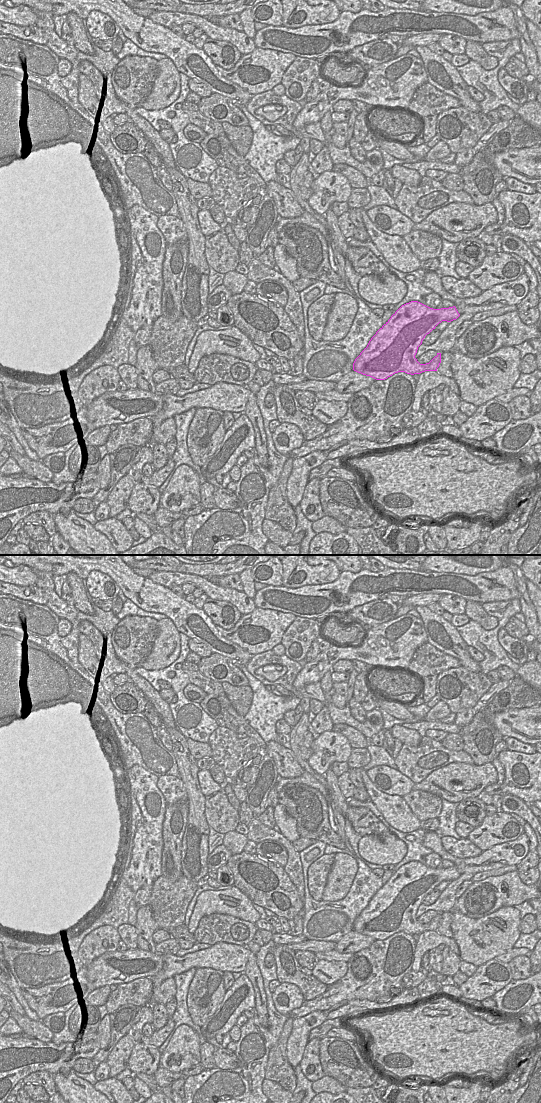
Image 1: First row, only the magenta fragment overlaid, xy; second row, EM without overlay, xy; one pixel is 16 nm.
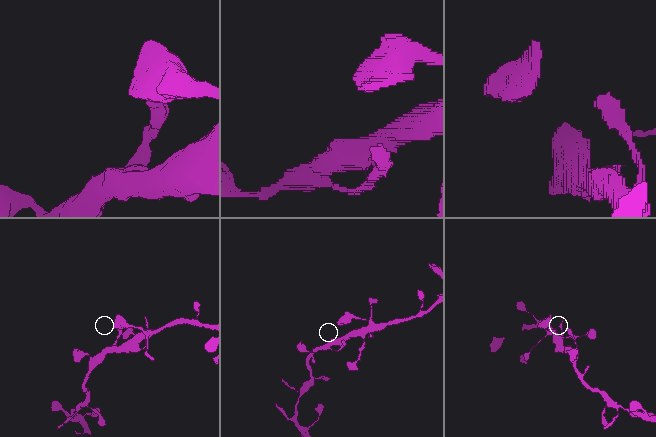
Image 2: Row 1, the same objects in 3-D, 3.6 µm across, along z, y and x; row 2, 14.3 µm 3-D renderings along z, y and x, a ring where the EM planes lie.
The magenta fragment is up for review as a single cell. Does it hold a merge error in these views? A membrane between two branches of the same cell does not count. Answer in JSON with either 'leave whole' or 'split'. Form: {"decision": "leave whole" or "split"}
{"decision": "split"}

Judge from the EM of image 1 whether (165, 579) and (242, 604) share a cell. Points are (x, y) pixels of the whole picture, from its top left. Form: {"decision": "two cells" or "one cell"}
{"decision": "one cell"}

